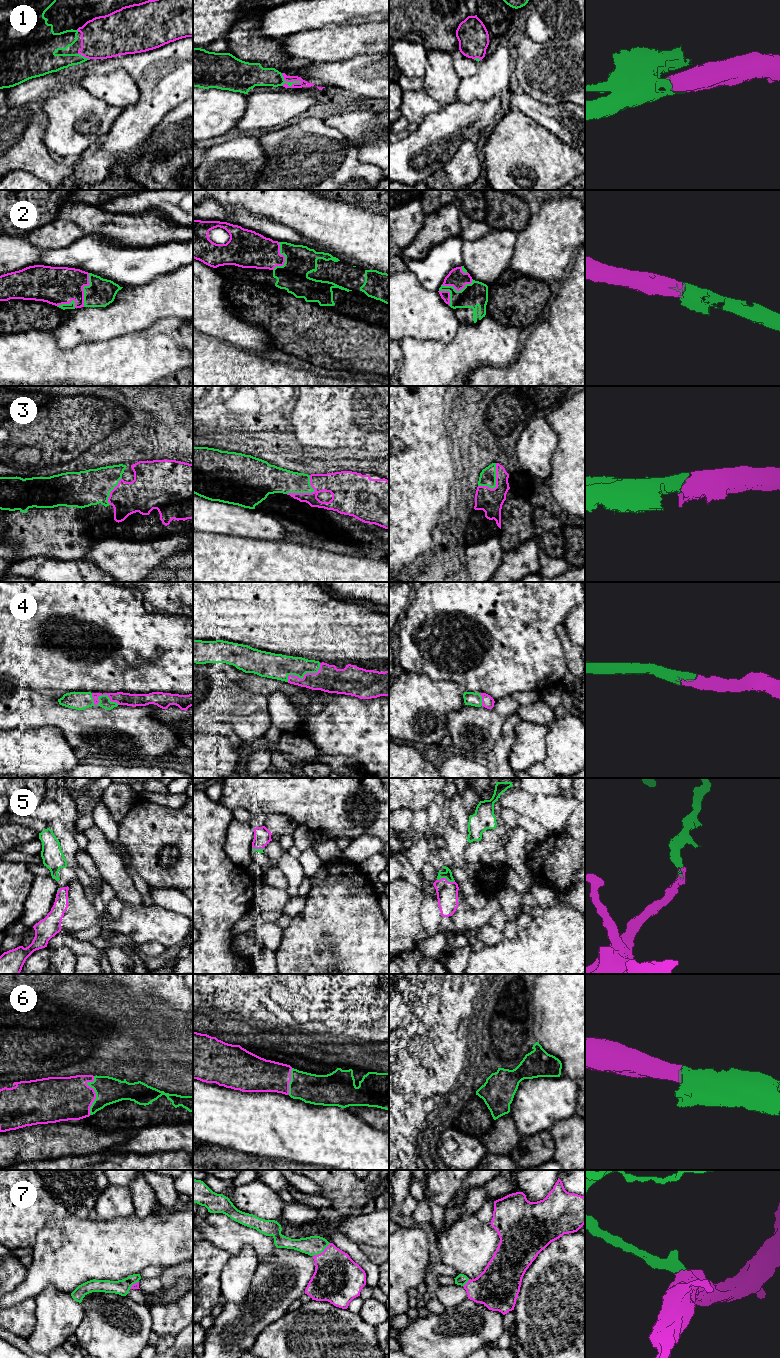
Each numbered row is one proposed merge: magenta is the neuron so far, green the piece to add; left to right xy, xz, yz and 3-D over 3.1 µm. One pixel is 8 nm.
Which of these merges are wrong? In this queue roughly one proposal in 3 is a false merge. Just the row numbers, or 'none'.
none

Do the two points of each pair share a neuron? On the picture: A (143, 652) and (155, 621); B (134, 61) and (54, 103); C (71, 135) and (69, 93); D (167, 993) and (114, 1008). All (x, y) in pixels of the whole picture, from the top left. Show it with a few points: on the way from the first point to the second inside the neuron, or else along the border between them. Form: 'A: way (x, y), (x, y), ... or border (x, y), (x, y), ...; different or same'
A: way (151, 644), (155, 640), (155, 629); same
B: border (77, 82), (69, 82), (54, 89); different
C: way (71, 125), (69, 103); same
D: border (107, 1001), (137, 1004); different

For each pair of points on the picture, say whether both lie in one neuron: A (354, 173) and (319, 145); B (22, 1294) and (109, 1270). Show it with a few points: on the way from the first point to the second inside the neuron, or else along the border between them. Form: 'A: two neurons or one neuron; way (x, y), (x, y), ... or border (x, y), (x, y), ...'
A: one neuron; way (345, 171), (328, 154)
B: one neuron; way (44, 1272), (46, 1270), (87, 1270)

